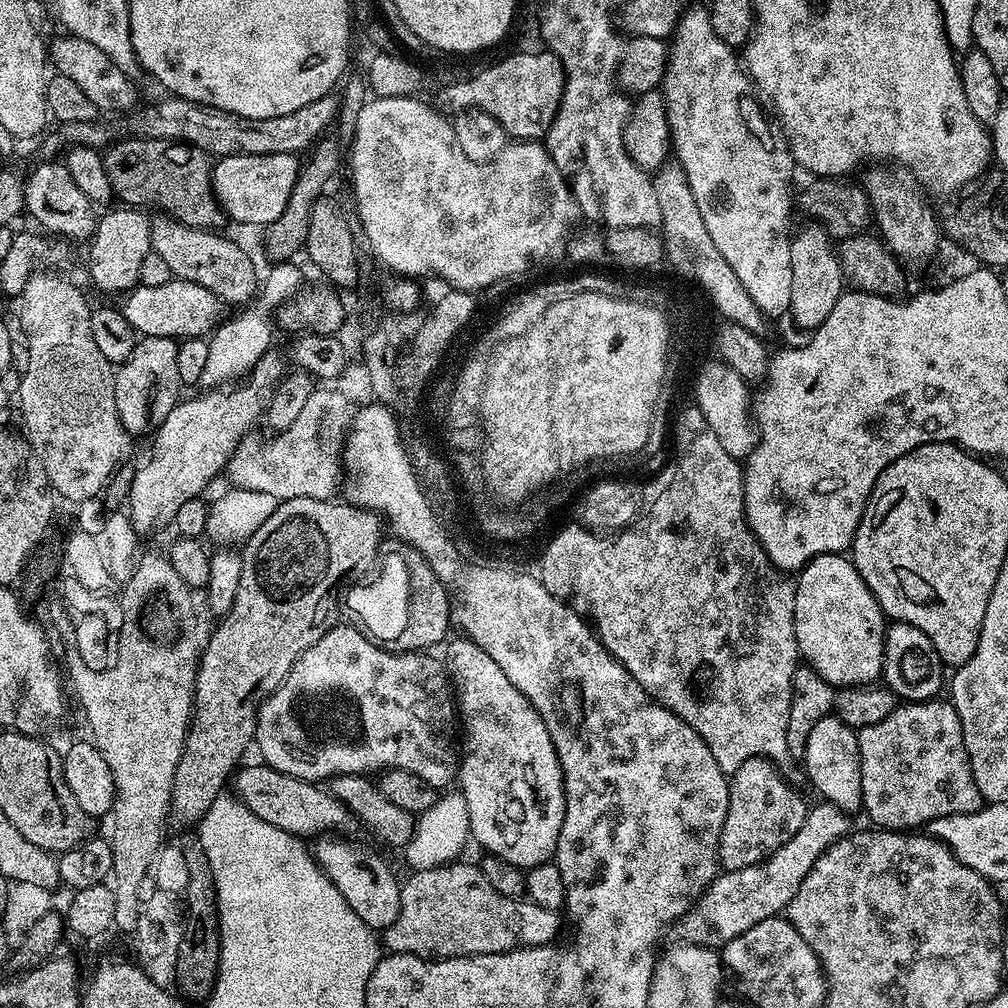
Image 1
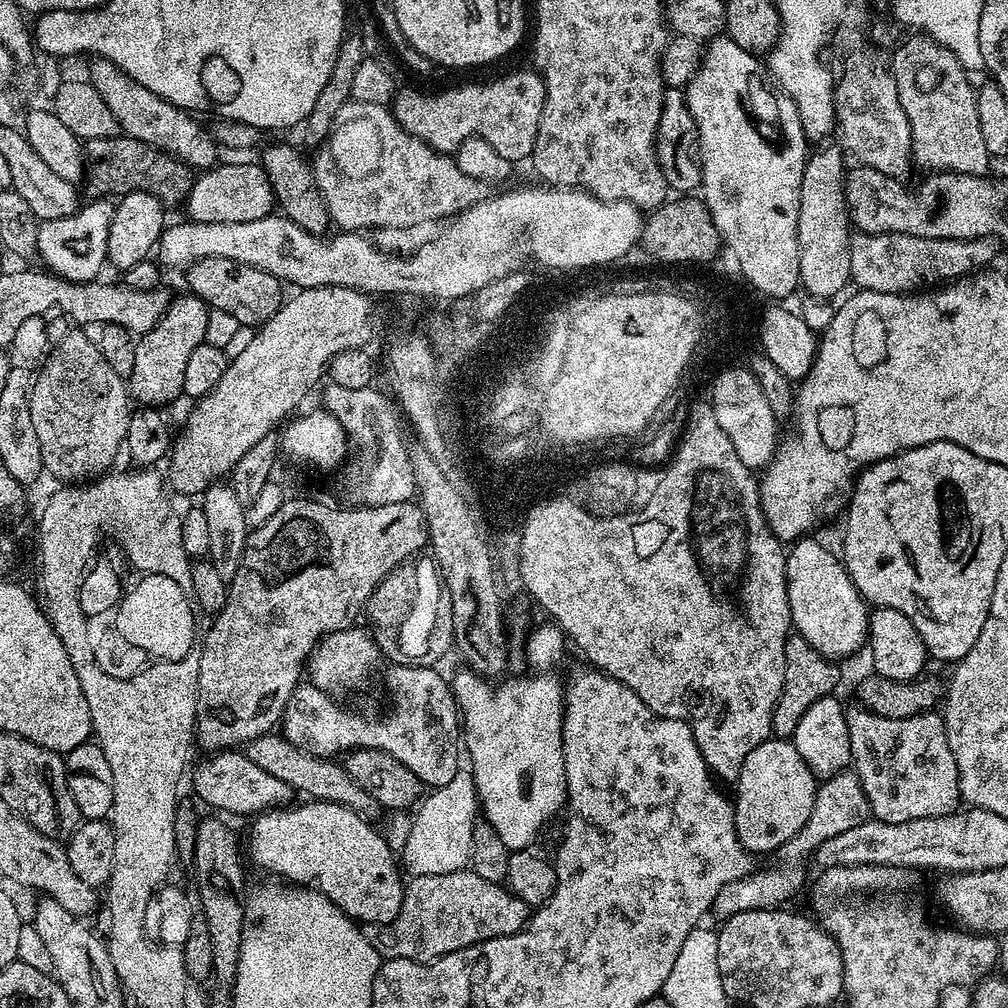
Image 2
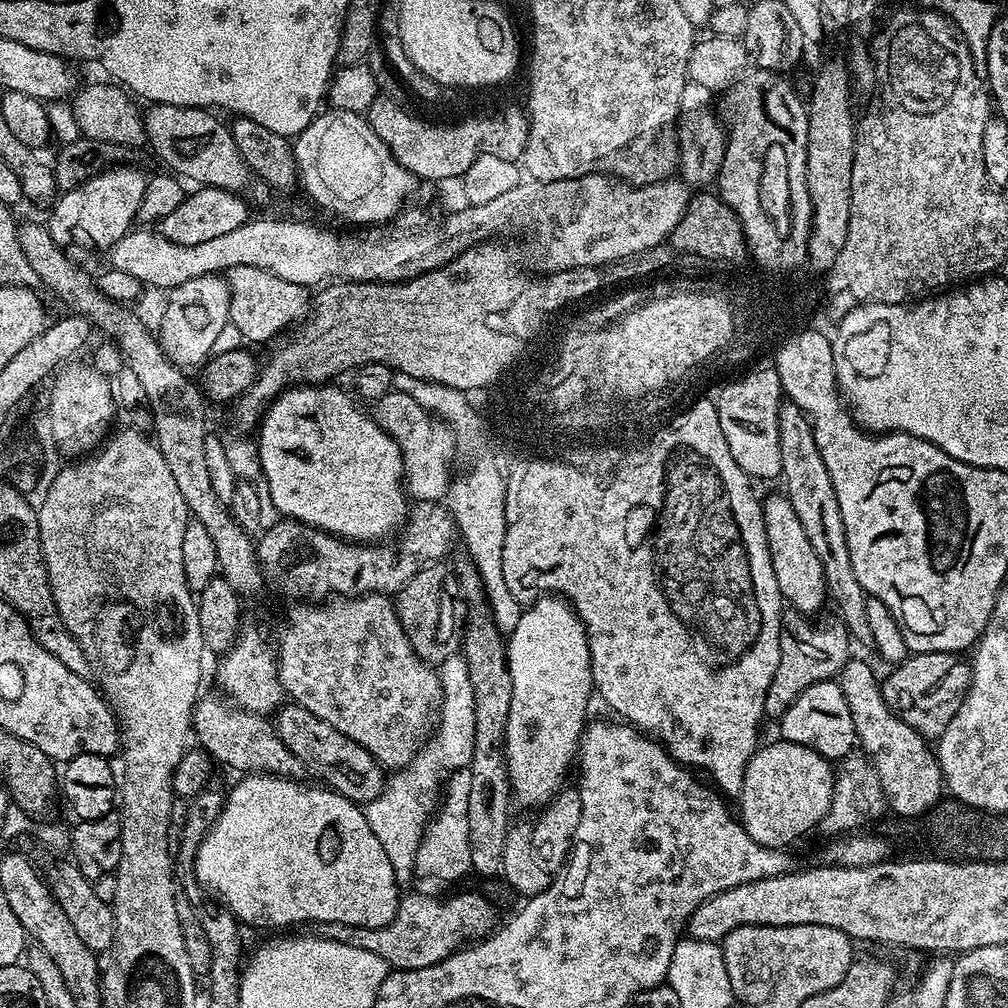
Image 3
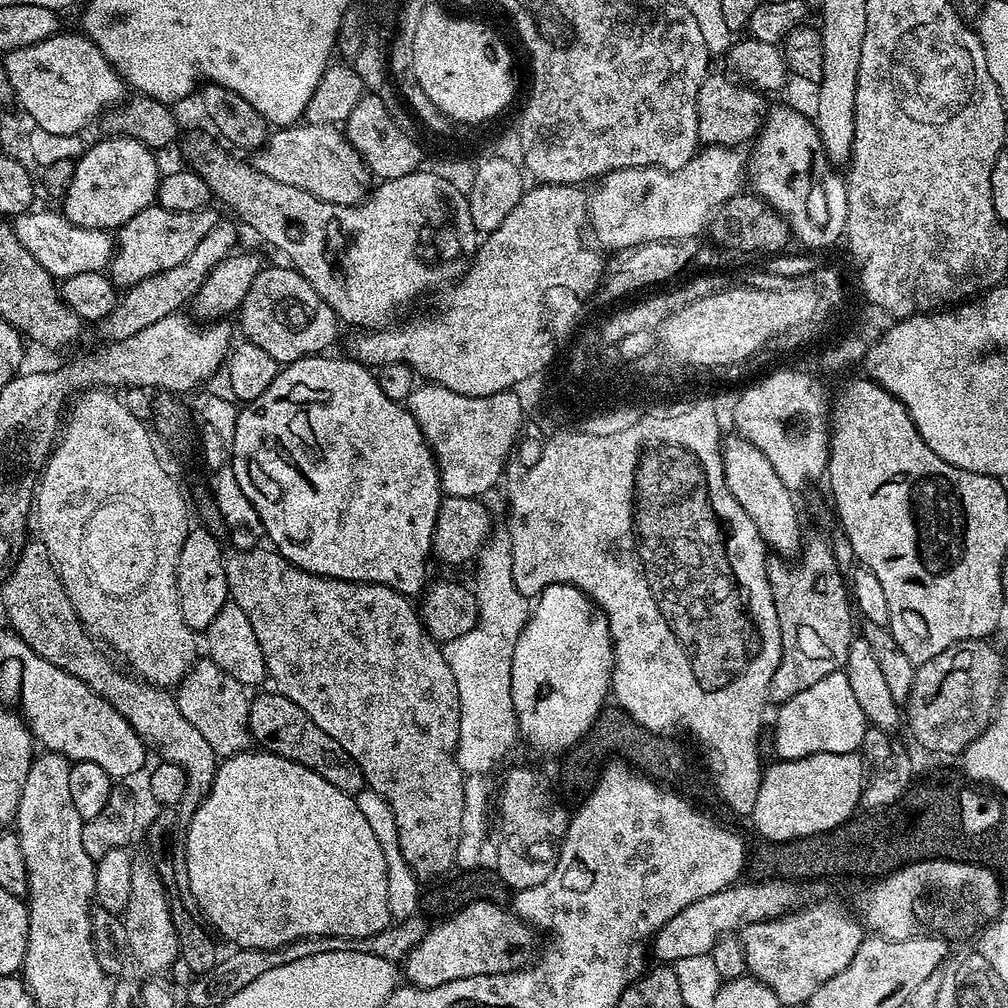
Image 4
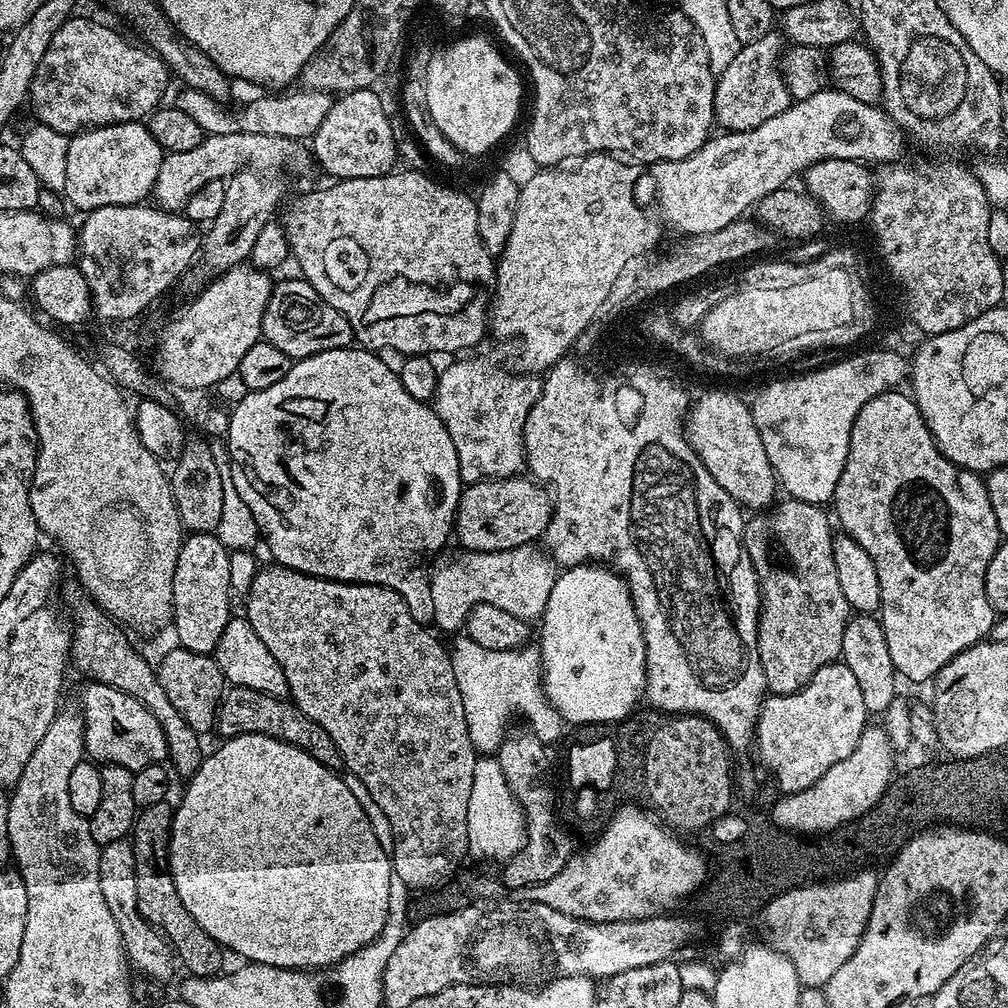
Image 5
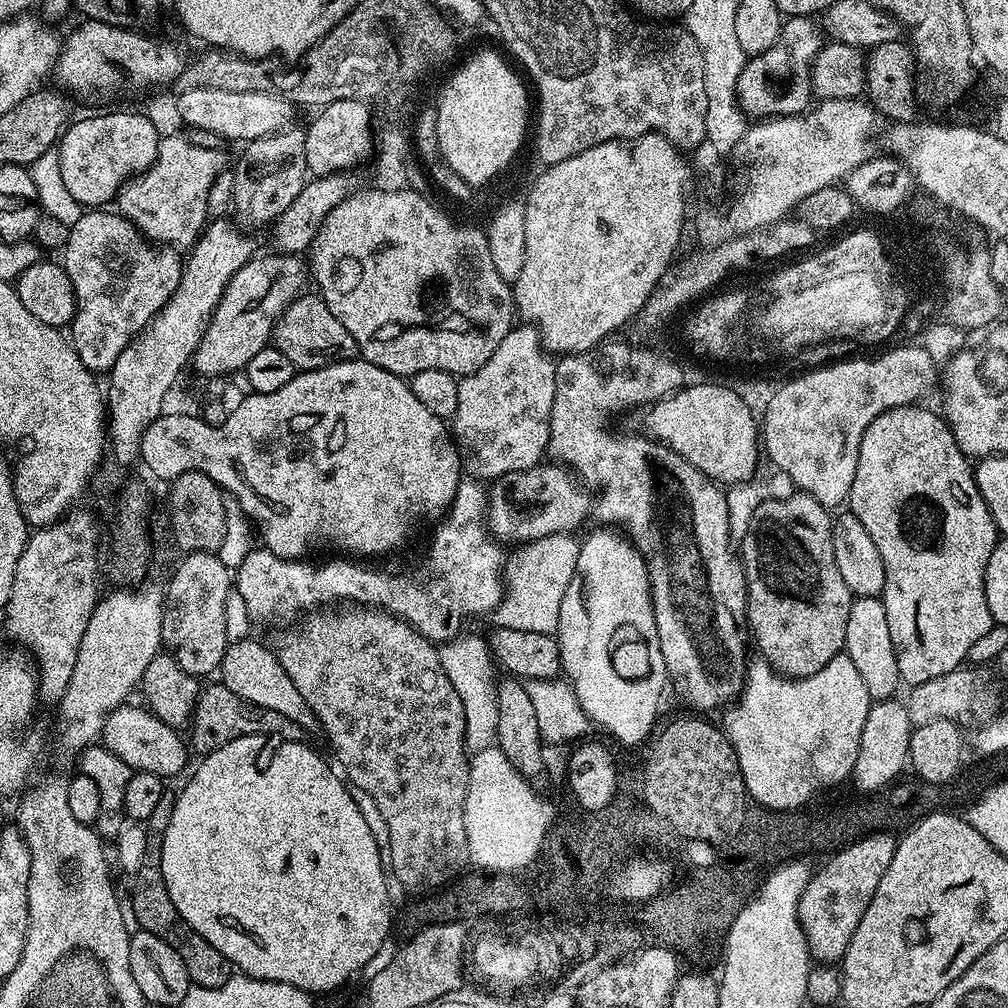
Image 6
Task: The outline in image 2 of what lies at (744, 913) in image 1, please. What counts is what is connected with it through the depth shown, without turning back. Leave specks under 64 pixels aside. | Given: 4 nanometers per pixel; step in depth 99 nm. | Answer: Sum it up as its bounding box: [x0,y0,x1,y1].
[711,770,870,922]

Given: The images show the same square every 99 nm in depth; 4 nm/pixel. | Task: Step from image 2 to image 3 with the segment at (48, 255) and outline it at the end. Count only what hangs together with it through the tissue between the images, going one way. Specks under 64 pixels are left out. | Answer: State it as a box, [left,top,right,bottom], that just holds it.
[46,167,148,250]

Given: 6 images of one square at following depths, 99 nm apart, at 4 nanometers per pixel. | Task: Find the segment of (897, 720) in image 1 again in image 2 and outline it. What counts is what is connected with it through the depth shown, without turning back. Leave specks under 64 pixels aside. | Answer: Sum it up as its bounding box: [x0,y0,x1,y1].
[844,704,961,822]

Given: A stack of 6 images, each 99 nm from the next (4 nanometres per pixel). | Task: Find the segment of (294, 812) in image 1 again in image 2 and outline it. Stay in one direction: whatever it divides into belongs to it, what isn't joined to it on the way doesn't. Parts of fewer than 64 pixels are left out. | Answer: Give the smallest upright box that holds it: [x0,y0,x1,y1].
[190,750,294,817]

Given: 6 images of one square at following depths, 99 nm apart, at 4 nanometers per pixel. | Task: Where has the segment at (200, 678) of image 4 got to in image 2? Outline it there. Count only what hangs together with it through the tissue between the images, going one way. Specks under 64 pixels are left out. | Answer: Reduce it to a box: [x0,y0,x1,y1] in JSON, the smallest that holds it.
[246,734,382,818]

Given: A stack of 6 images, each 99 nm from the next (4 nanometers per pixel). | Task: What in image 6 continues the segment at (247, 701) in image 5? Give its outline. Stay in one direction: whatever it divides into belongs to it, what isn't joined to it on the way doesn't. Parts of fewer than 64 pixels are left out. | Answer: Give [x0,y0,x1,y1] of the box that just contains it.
[190,682,305,754]

